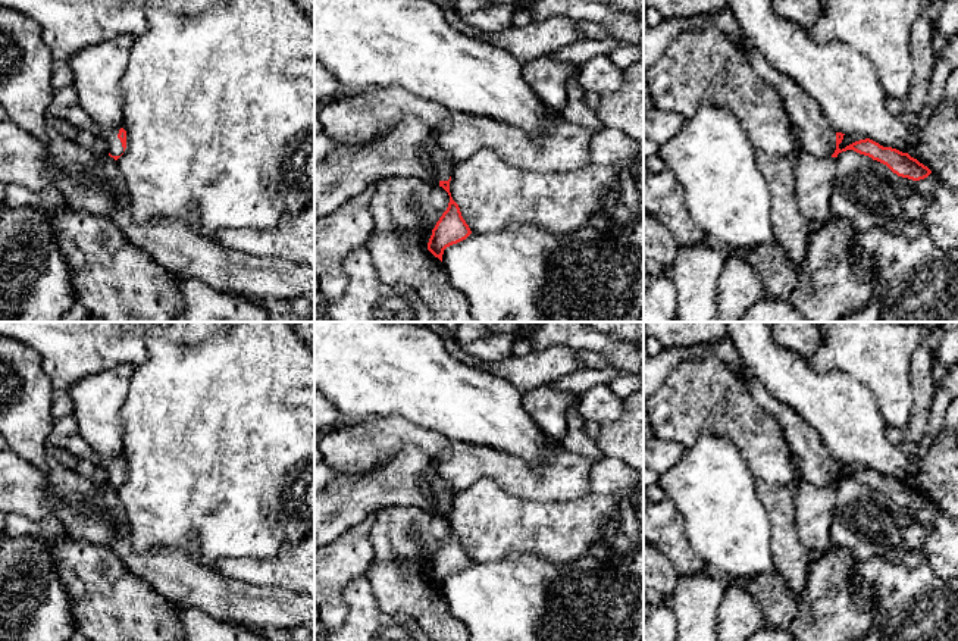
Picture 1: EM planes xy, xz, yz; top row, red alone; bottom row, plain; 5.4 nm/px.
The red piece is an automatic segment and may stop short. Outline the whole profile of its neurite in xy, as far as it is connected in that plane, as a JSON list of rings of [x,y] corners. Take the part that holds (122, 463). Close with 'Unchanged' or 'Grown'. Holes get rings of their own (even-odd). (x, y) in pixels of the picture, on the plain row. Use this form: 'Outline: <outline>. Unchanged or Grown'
Outline: [[[72,415],[53,420],[47,438],[48,444],[57,445],[78,457],[97,462],[109,475],[109,485],[118,490],[126,478],[126,460],[123,457],[100,457],[79,434]]]. Grown

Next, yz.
Outline: [[[729,335],[705,345],[674,347],[663,350],[644,362],[644,400],[657,393],[666,382],[667,375],[680,363],[689,359],[710,357],[720,359],[733,373],[742,373],[745,388],[757,404],[773,415],[782,426],[785,441],[789,445],[790,457],[804,482],[818,488],[838,487],[839,482],[854,479],[886,494],[893,503],[912,510],[927,507],[932,500],[892,476],[865,468],[839,478],[843,469],[836,462],[815,429],[804,420],[793,409],[773,398],[764,385],[745,368],[735,343]]]. Grown

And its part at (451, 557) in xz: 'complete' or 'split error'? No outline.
split error

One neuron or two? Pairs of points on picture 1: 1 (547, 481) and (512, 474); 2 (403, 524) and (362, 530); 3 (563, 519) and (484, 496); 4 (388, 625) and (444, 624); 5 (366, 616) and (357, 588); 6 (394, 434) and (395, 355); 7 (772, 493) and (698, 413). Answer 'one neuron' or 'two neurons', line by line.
1: one neuron
2: two neurons
3: one neuron
4: two neurons
5: one neuron
6: two neurons
7: two neurons

